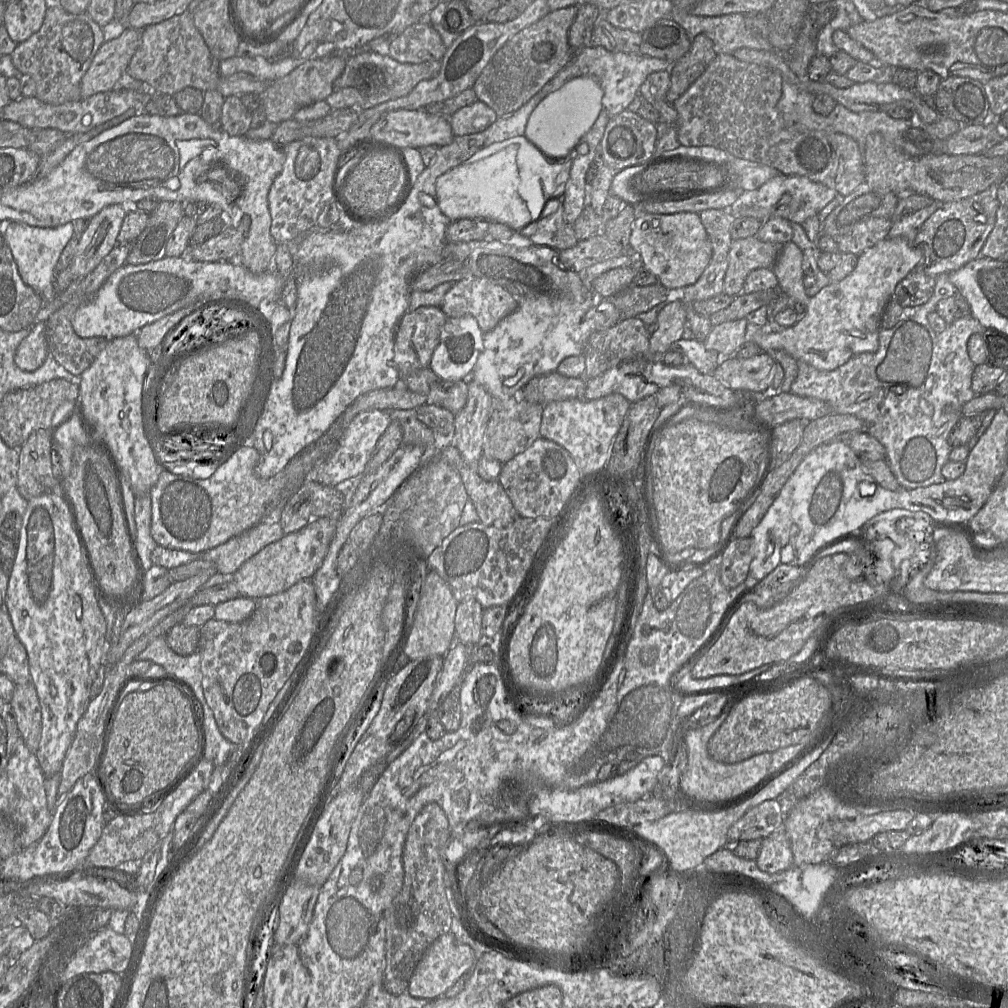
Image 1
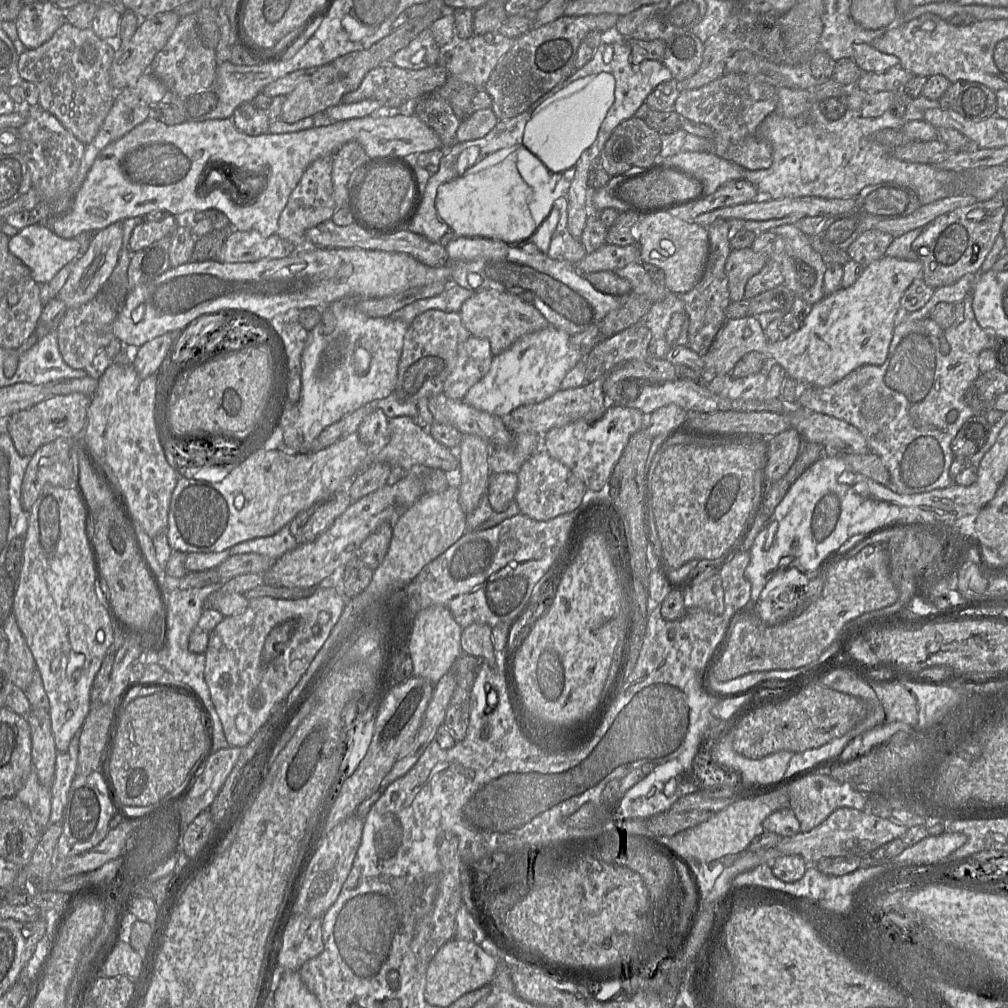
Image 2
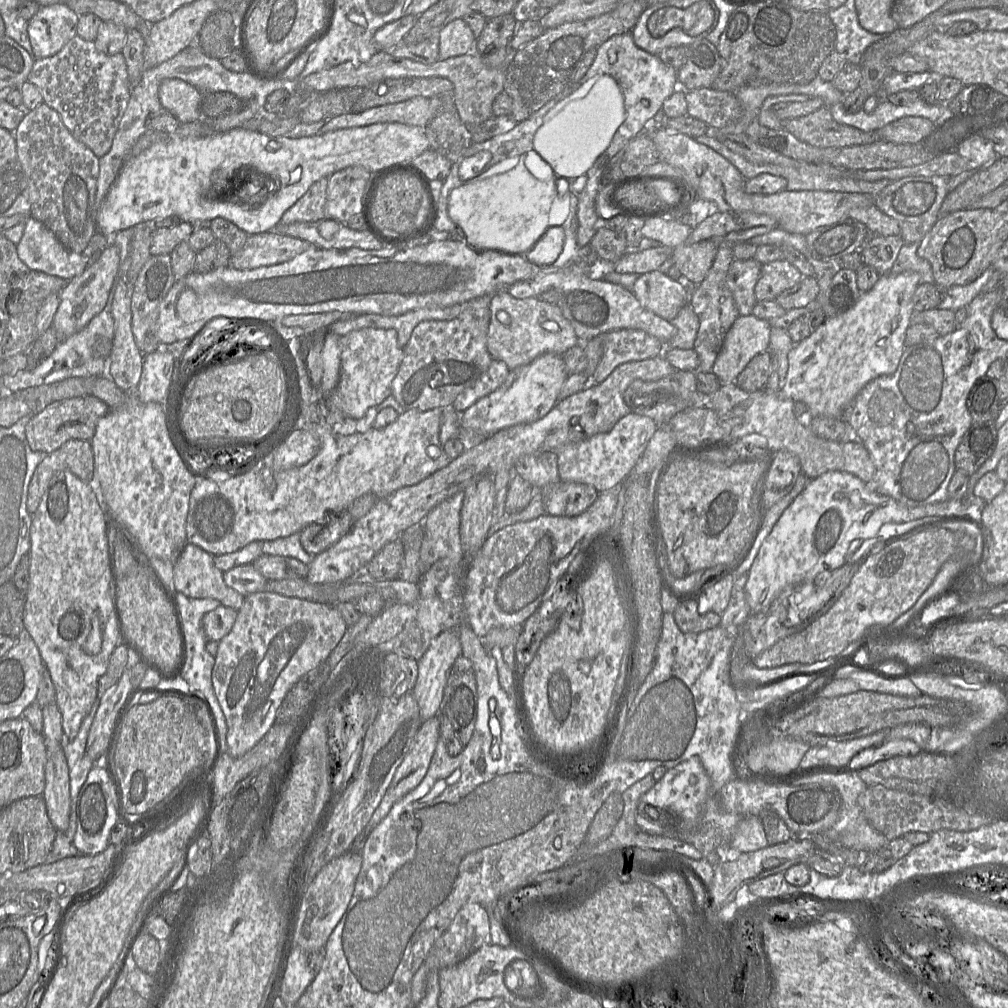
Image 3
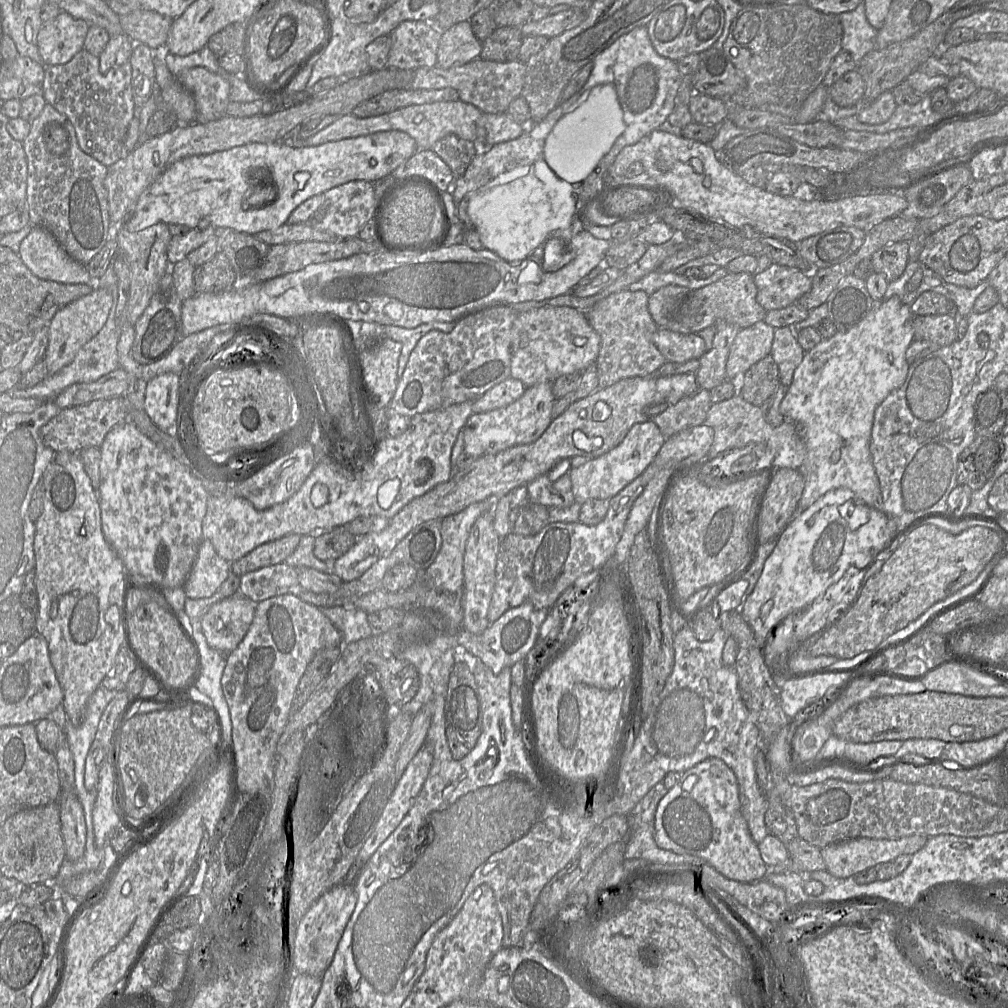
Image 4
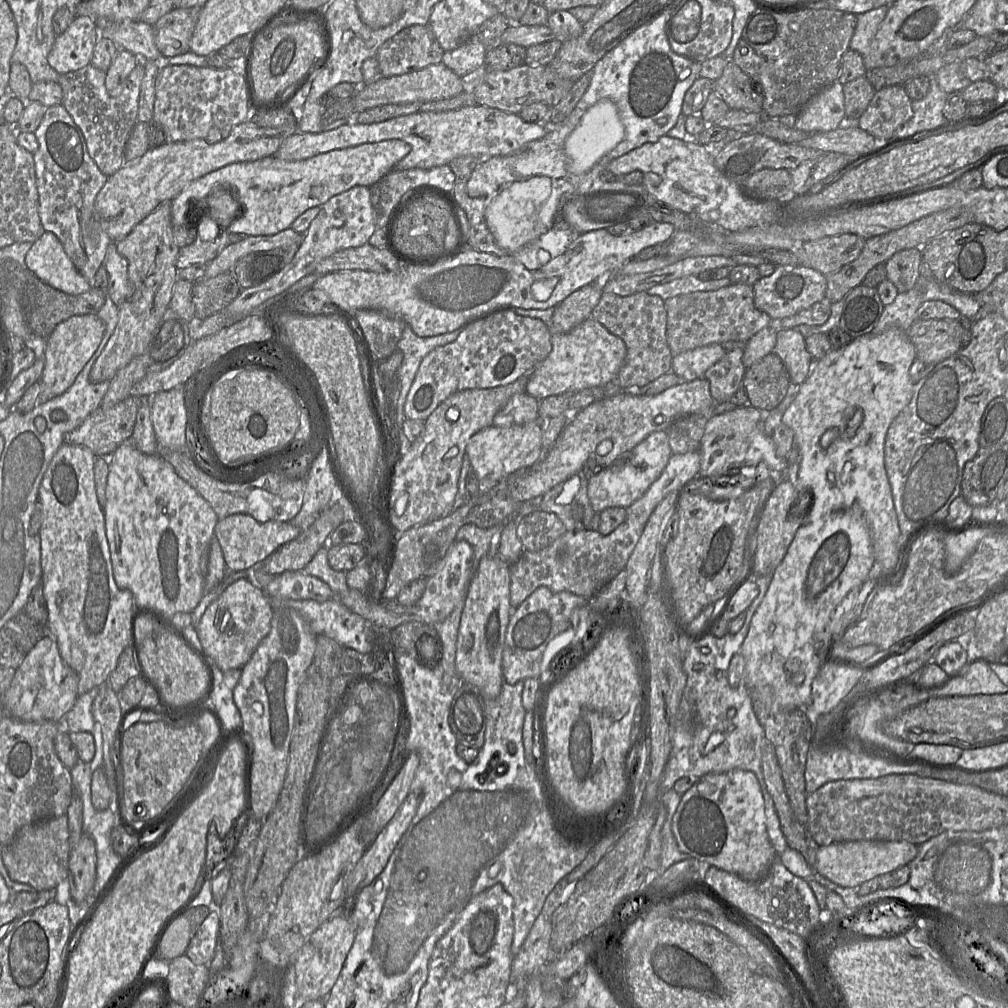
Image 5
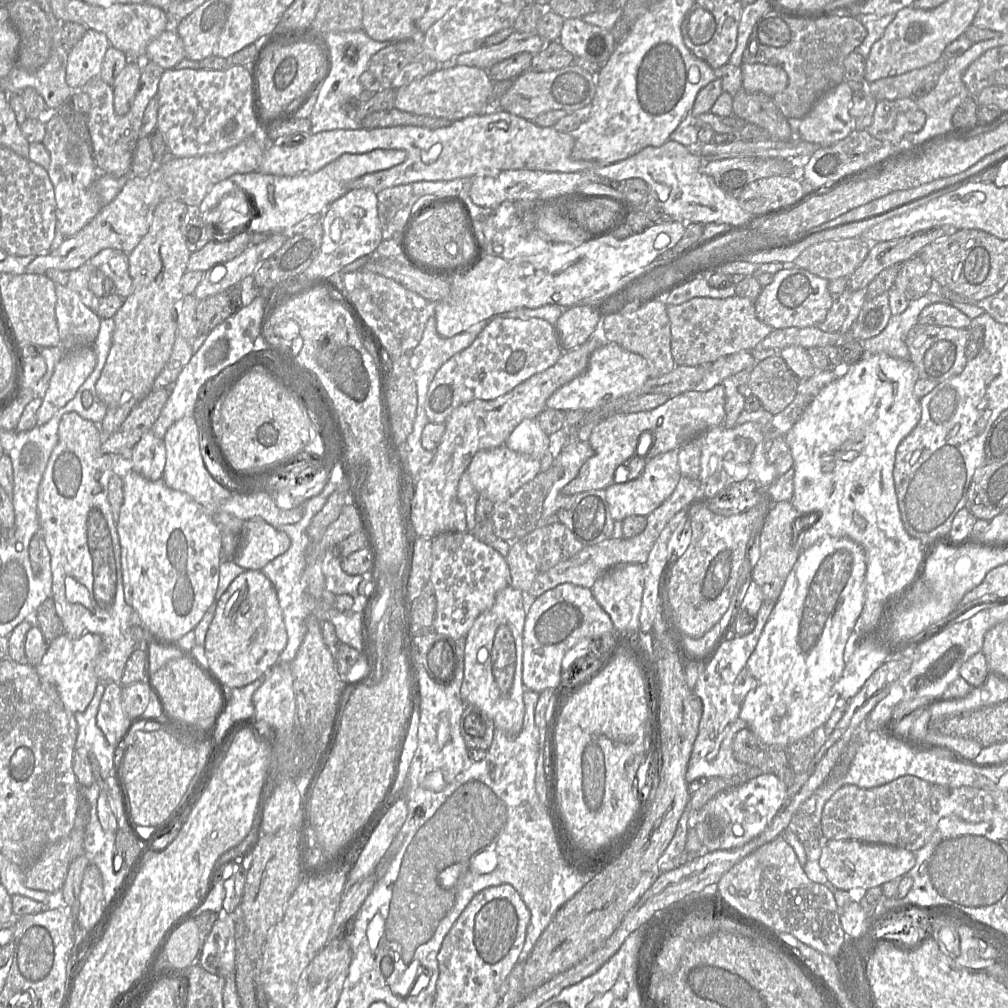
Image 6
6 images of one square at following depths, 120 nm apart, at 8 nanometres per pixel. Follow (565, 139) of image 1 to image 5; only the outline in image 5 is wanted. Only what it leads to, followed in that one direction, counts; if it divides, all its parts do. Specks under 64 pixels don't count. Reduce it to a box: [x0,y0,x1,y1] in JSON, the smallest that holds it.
[564,98,625,176]

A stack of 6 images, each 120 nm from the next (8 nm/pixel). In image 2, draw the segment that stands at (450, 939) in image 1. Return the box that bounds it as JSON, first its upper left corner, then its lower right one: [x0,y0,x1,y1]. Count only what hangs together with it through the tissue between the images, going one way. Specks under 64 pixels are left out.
[425,937,498,1006]

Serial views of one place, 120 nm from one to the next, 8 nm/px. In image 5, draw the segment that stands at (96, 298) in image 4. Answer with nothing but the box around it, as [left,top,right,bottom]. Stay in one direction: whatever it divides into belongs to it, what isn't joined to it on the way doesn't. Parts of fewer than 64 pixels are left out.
[36,314,106,406]

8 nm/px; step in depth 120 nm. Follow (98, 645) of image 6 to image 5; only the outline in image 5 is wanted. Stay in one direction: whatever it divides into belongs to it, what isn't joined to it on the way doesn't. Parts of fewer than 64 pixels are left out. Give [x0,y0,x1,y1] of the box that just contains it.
[1,636,78,721]

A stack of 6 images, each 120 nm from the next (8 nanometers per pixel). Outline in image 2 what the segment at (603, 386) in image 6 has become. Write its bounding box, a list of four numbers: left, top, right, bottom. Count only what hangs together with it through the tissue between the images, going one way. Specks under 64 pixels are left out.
[459,290,549,356]

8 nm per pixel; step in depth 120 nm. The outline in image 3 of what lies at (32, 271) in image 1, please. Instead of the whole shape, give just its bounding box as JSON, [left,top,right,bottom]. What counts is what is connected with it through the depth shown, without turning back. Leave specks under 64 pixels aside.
[16,217,87,281]

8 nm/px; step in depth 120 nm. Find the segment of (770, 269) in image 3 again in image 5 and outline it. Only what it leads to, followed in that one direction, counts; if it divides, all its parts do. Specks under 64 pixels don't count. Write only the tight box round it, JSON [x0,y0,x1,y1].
[754,266,827,320]

